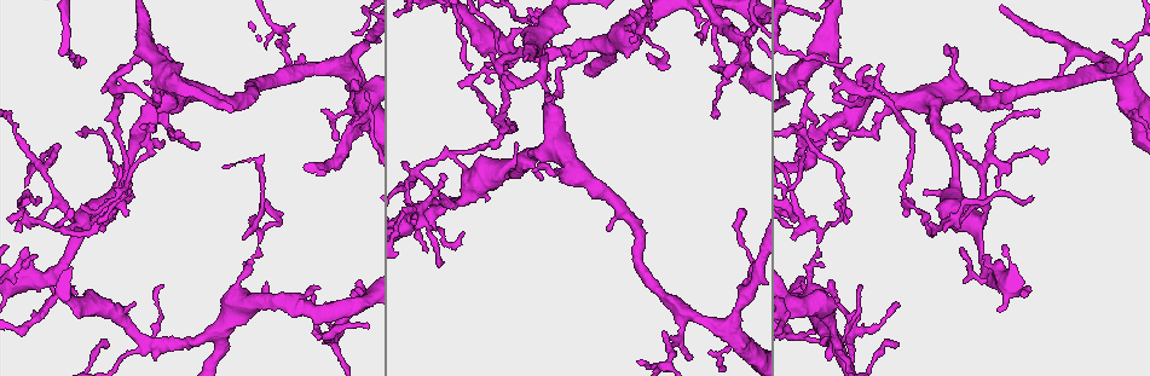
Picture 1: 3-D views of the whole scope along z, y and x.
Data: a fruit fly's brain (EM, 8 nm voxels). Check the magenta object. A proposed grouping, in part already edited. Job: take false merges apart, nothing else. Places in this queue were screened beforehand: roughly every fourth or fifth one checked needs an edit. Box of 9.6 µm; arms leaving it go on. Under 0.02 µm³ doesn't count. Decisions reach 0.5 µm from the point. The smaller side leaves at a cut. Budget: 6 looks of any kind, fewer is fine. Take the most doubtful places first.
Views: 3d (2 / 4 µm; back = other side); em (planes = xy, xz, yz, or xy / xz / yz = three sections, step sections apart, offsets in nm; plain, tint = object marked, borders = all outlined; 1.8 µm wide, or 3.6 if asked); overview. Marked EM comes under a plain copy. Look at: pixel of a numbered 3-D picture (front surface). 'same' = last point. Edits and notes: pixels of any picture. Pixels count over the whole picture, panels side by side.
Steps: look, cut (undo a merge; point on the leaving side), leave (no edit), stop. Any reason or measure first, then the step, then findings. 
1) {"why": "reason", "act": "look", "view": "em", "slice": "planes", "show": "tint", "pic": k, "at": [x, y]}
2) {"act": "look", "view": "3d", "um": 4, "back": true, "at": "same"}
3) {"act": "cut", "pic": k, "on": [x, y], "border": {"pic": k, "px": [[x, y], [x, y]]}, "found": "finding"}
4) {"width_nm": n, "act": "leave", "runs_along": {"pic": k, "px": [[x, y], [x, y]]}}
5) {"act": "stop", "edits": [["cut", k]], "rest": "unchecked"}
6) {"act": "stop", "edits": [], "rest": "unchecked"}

{"why": "three arms meet", "act": "look", "view": "em", "slice": "xz", "step": 4, "show": "tint", "pic": 1, "at": [858, 86]}

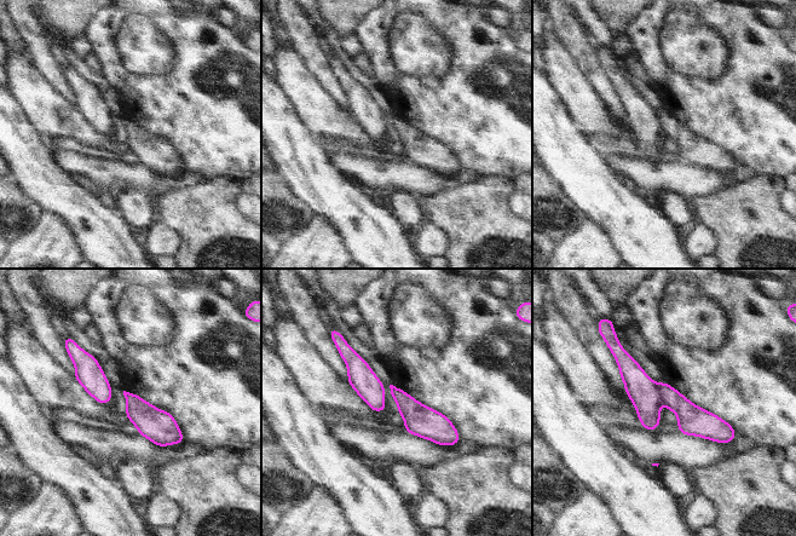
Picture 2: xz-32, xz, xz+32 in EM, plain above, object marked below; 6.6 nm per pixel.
{"width_nm": 190, "act": "cut", "pic": 2, "on": [642, 391], "part_leaving": {"pic": 2, "px": [[619, 351], [646, 398], [651, 427]]}, "found": "two neurons meet here"}

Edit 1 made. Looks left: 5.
{"act": "look", "view": "overview"}

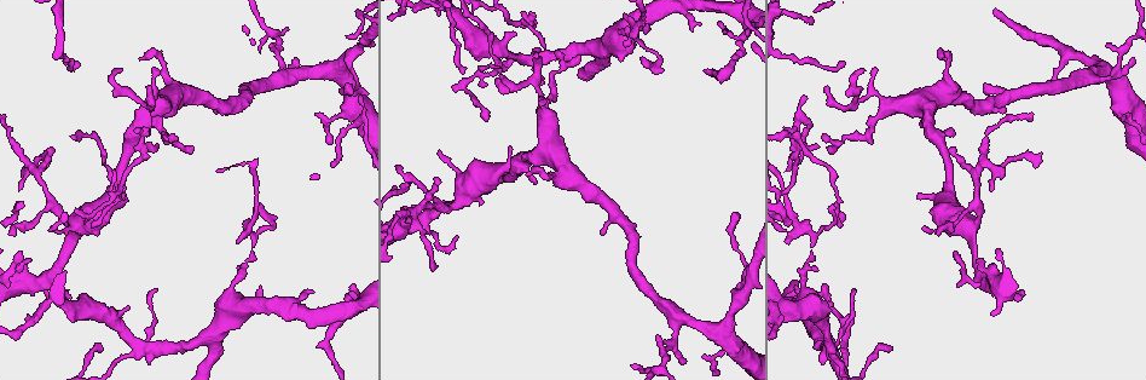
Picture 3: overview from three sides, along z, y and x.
{"why": "arms part here", "act": "look", "view": "em", "slice": "xy", "step": 4, "show": "tint", "pic": 3, "at": [27, 166]}

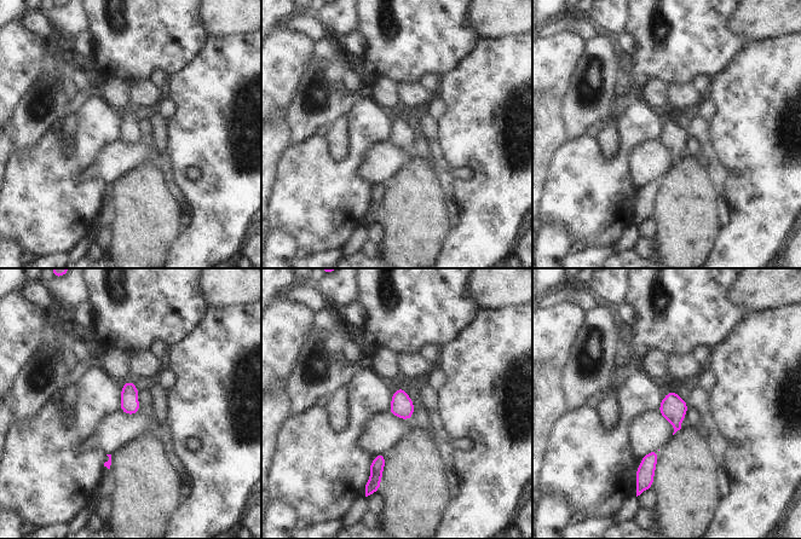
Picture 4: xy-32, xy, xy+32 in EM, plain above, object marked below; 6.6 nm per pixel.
{"act": "look", "view": "em", "slice": "planes", "show": "borders", "at": "same"}

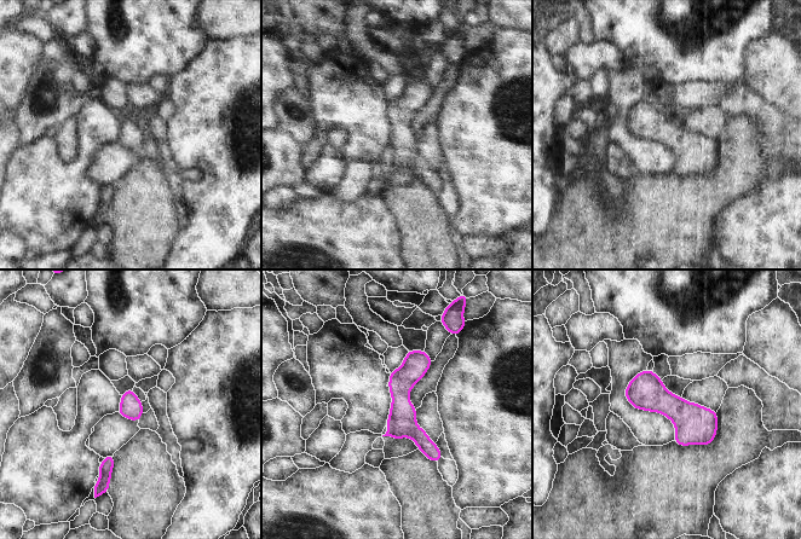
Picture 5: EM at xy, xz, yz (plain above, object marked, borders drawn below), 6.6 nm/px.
{"width_nm": 150, "act": "leave", "runs_along": {"pic": 5, "px": [[410, 353], [402, 419], [436, 458]]}, "found": "one neuron here"}

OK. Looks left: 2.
{"why": "branch point", "act": "look", "view": "em", "slice": "xz", "step": 16, "show": "tint", "pic": 3, "at": [28, 281]}

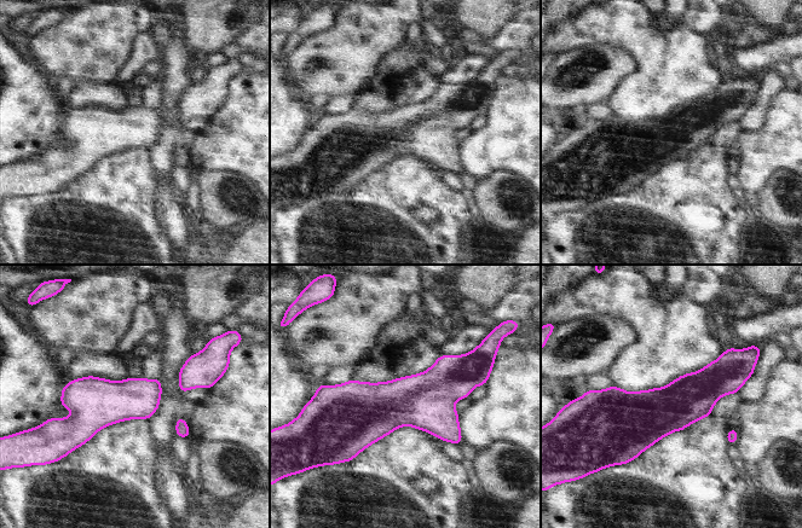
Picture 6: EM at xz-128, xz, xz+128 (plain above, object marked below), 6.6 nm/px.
{"act": "look", "view": "em", "slice": "planes", "show": "borders", "at": "same"}

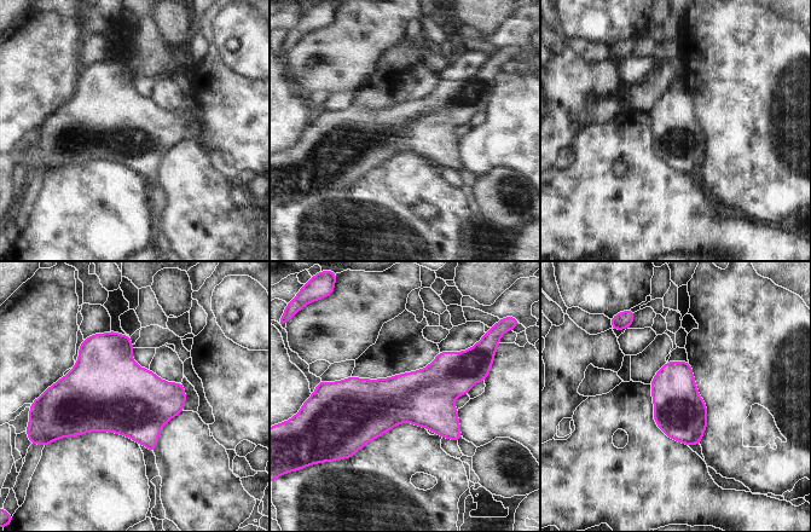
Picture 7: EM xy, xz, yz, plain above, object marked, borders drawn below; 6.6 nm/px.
{"width_nm": 340, "act": "leave", "found": "all the same neuron"}

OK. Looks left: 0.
{"act": "stop", "edits": [["cut", 2]], "rest": "unchecked"}

